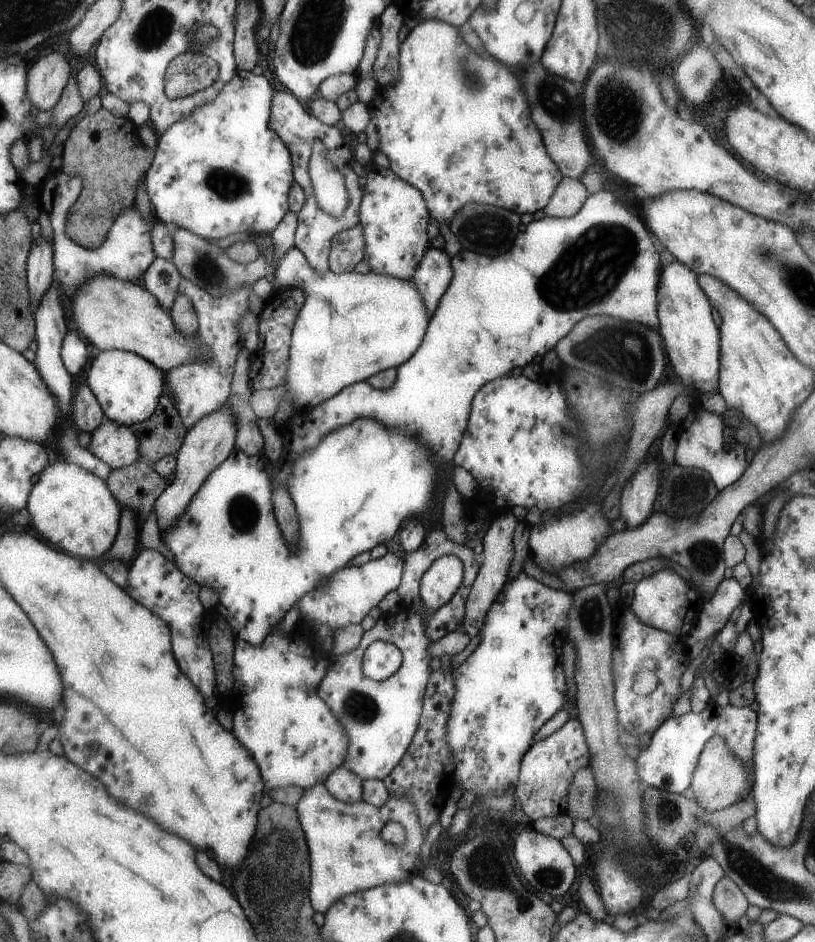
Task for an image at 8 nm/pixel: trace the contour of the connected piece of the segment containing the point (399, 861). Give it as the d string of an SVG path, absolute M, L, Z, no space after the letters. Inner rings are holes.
M322 783L316 784L314 788L305 788L304 796L295 809L310 848L310 858L314 860L314 892L310 892L310 896L314 896L315 912L326 912L346 894L365 891L388 882L404 882L421 874L422 870L416 866L428 830L422 828L418 810L410 800L394 798L390 794L388 802L380 808L368 804L364 799L346 804L334 797ZM388 822L398 822L404 826L406 842L402 846L382 840L380 832Z

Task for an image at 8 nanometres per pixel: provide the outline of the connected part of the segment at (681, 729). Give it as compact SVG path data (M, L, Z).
M711 701L702 712L686 713L681 716L670 716L660 724L650 744L642 751L636 751L638 778L648 784L670 793L687 793L690 780L698 764L698 758L705 742L715 734L725 736L730 752L746 766L750 772L750 780L754 782L752 759L754 756L754 737L757 735L758 714L750 706L737 707L730 703L720 706Z

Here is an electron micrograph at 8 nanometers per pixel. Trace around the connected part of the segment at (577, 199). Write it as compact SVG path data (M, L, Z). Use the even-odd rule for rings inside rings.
M563 176L546 208L543 208L544 214L554 218L570 217L582 208L588 195L589 192L580 179Z

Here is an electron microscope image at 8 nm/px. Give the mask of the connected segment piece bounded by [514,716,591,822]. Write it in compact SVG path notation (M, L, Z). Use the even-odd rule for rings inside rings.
M570 716L559 730L530 746L521 763L520 778L514 795L520 798L522 809L531 822L566 812L570 782L580 768L589 765L590 758L585 729L576 716Z

